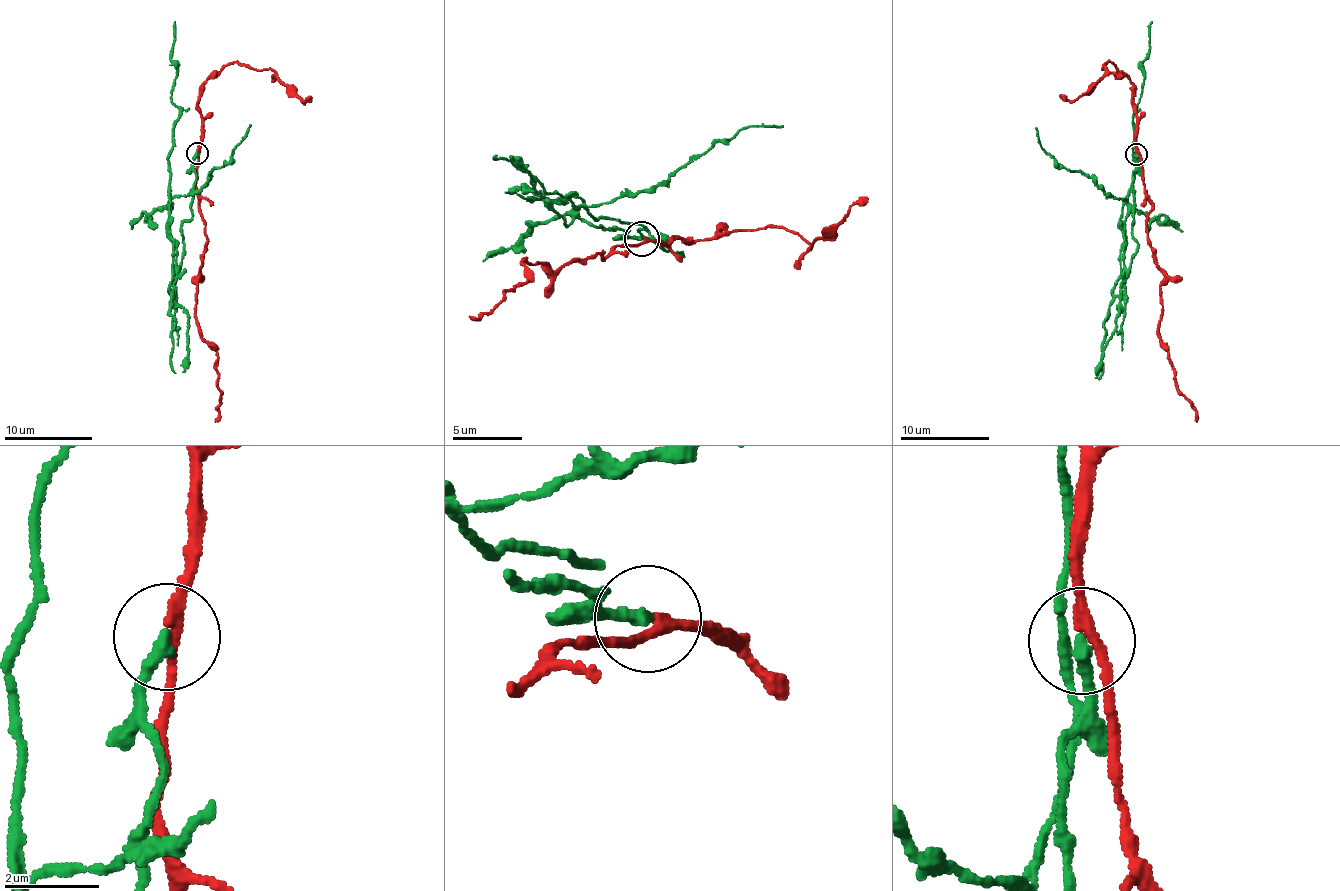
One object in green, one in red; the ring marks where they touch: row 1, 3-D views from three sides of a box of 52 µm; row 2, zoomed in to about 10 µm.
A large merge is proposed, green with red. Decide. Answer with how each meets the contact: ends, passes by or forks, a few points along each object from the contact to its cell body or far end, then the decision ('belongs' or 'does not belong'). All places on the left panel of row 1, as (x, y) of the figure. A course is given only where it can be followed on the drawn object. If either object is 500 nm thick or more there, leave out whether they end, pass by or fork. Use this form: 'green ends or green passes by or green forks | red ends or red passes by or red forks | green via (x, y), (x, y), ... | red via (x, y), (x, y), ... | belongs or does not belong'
green ends | red passes by | green via (197, 153), (193, 215), (180, 228), (178, 265), (168, 227), (178, 111), (171, 101), (174, 22) | red via (197, 151), (195, 193), (206, 226), (206, 244), (195, 319), (198, 334), (217, 352), (219, 411), (215, 422) | does not belong

